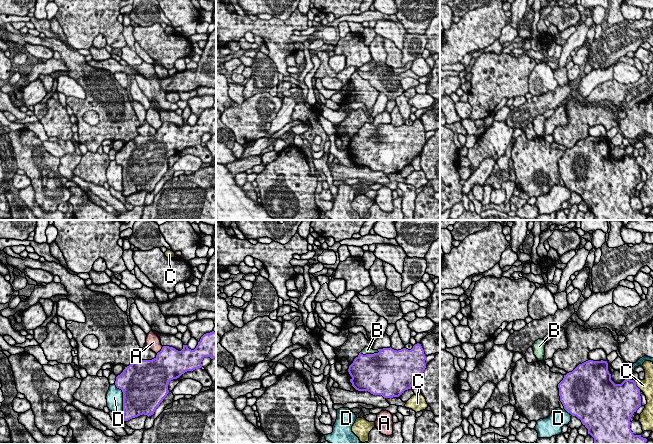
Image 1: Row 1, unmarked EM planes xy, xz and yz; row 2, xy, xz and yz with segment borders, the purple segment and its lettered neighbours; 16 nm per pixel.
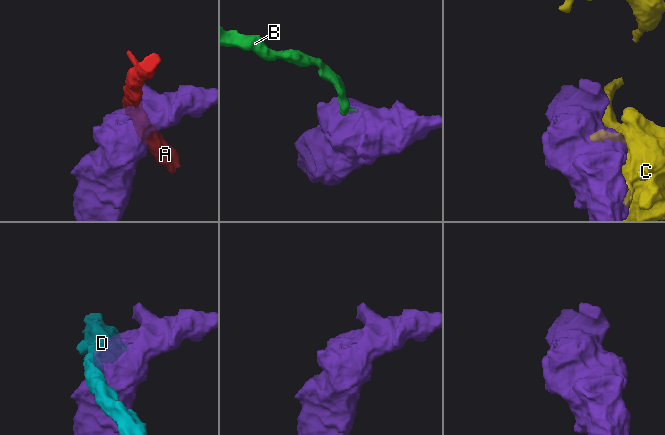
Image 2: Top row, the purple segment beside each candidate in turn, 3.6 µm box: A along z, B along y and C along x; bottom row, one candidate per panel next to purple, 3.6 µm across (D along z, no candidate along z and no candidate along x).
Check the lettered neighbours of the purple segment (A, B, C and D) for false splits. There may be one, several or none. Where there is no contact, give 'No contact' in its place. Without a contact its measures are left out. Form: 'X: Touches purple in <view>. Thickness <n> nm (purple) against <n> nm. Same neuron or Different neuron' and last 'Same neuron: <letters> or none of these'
A: Touches purple in xy. Thickness 480 nm (purple) against 220 nm. Different neuron
B: Touches purple in xz. Thickness 500 nm (purple) against 130 nm. Same neuron
C: Touches purple in yz. Thickness 480 nm (purple) against 220 nm. Different neuron
D: Touches purple in xy. Thickness 500 nm (purple) against 260 nm. Different neuron
Same neuron: B

